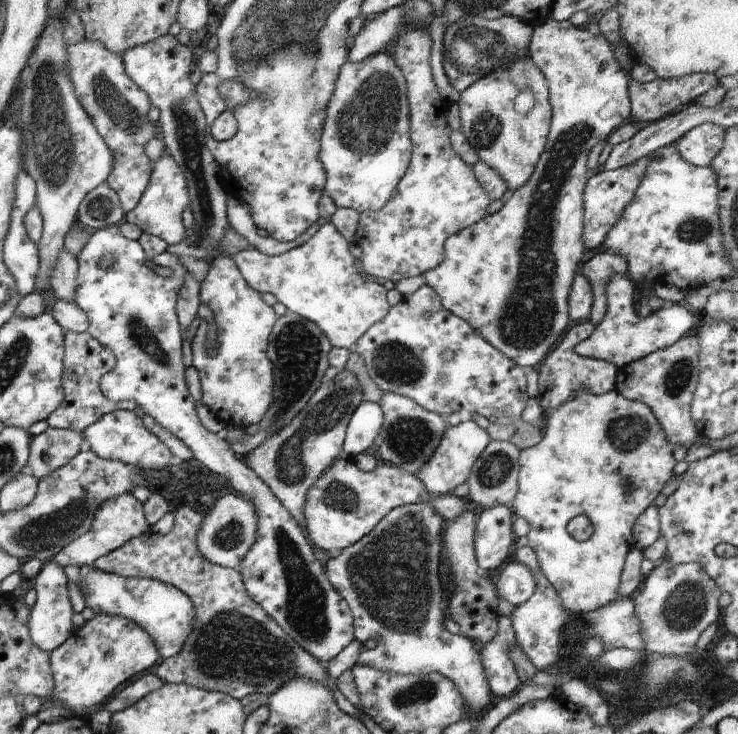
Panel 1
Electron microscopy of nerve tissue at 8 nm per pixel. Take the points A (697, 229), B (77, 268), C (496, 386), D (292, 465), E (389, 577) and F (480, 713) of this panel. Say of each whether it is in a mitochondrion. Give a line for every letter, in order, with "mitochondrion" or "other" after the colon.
A: mitochondrion
B: other
C: other
D: mitochondrion
E: mitochondrion
F: other

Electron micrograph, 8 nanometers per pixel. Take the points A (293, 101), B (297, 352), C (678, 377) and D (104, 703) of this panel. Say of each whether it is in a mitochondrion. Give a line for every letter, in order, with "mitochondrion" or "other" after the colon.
A: mitochondrion
B: mitochondrion
C: mitochondrion
D: other

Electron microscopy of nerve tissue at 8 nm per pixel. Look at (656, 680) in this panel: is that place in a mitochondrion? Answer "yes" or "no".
yes

